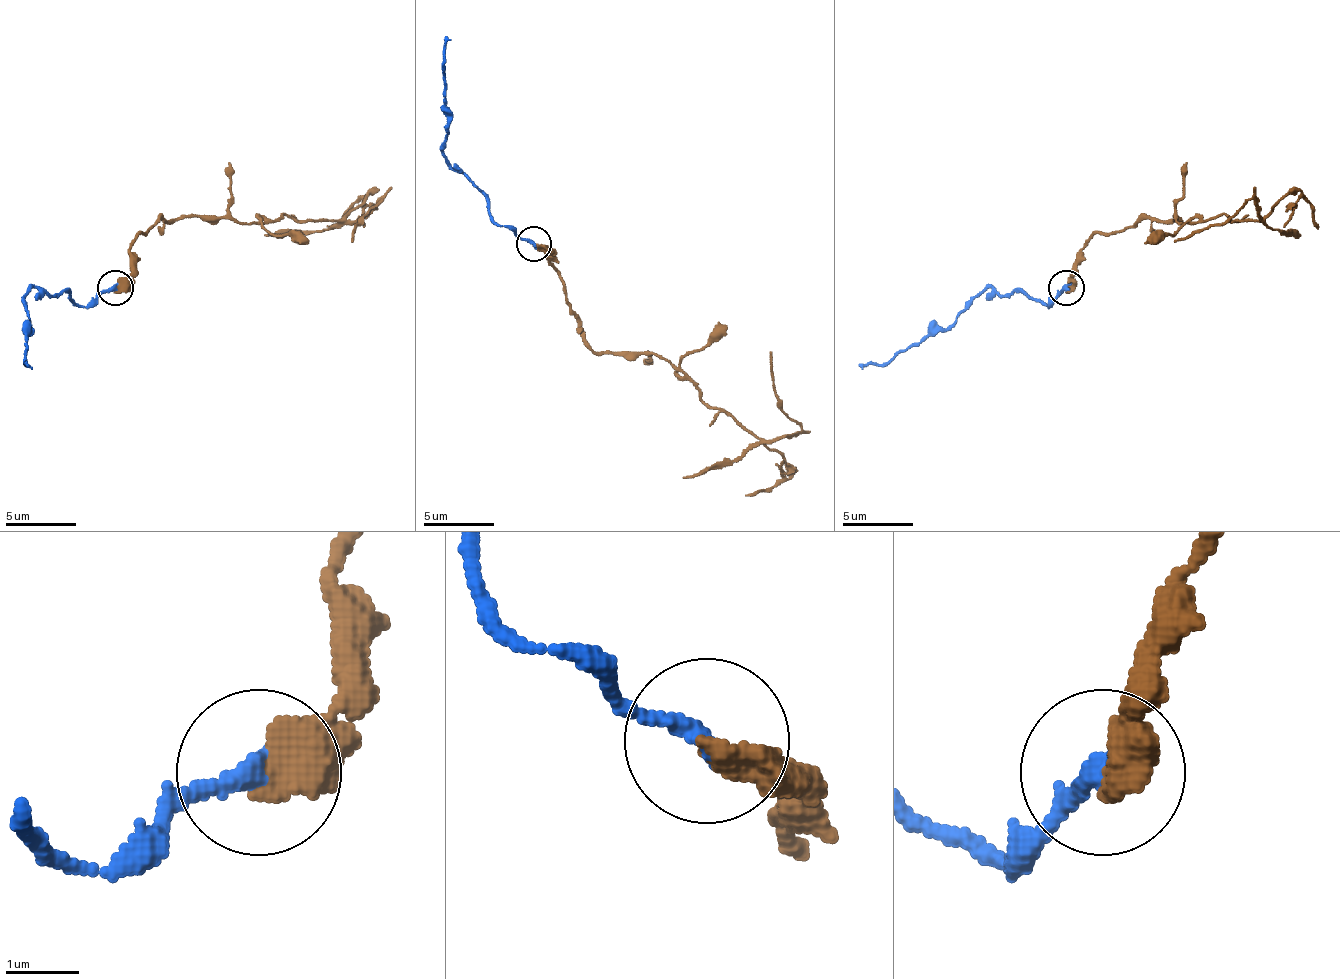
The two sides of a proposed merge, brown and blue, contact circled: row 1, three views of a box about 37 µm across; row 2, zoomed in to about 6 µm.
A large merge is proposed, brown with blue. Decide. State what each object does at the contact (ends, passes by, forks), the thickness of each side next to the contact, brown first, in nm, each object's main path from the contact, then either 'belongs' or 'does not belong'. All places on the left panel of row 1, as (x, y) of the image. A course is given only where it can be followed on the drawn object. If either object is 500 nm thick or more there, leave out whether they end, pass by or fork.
550 nm thick on the brown side, 280 nm on the other; brown runs (114, 289), (129, 274), (129, 246), (160, 218), (362, 221), (384, 200), (355, 225), (352, 242); blue runs (114, 289), (82, 306), (68, 292), (26, 296), (29, 328), (26, 363), (29, 367); does not belong

